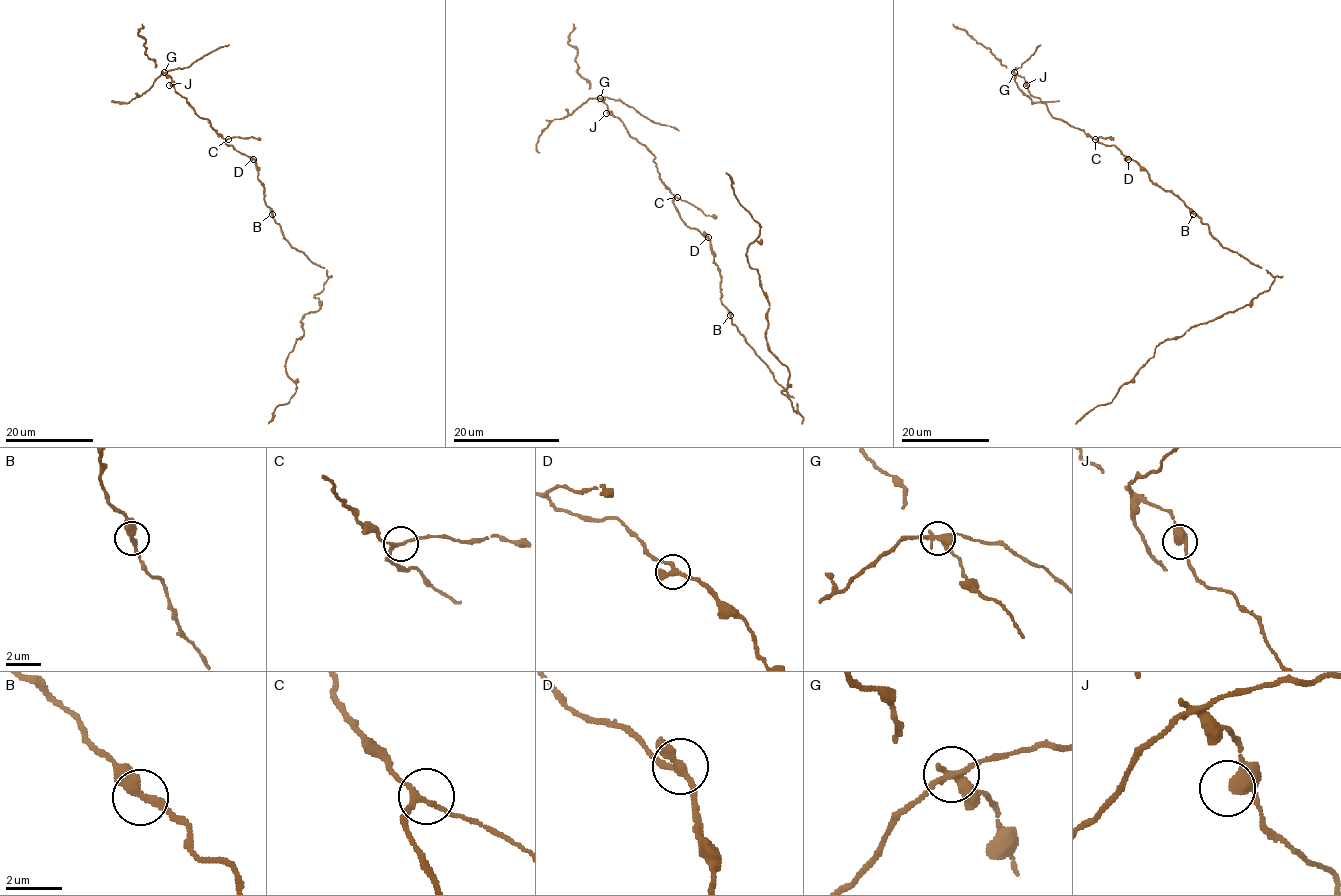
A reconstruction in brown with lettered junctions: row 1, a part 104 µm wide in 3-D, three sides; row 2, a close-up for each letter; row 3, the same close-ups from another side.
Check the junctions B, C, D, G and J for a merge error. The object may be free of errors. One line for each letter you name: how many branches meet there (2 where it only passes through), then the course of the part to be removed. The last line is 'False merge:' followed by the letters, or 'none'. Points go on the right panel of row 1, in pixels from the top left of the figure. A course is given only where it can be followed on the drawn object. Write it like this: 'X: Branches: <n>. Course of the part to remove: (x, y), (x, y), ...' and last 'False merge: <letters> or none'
G: Branches: 4. Course of the part to remove: (1014, 73), (1016, 85), (1031, 102), (1059, 100)
False merge: G

